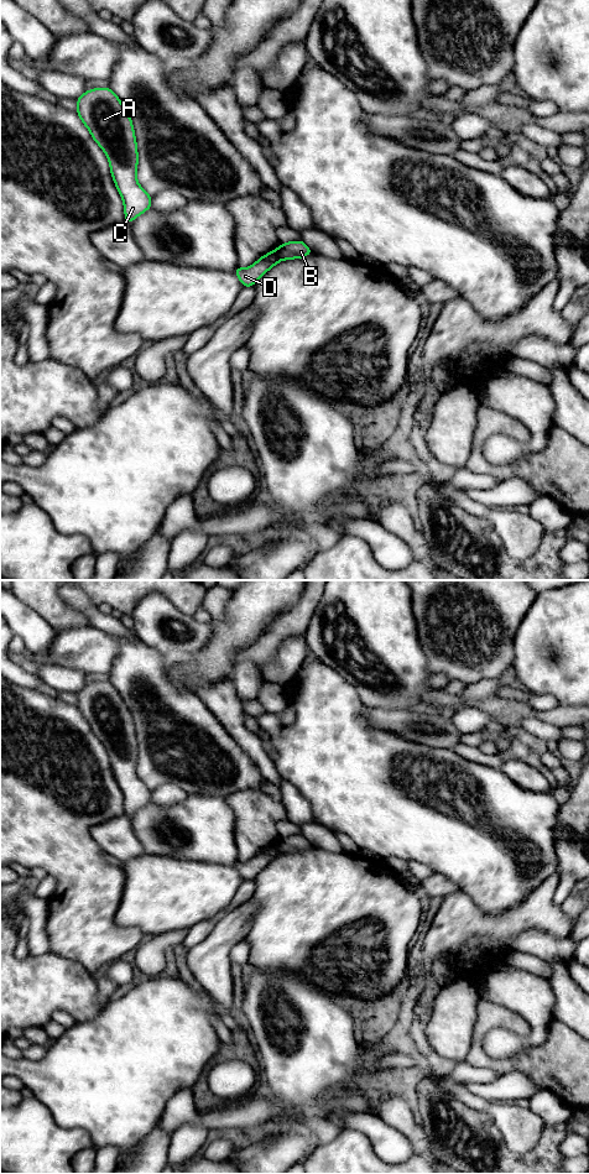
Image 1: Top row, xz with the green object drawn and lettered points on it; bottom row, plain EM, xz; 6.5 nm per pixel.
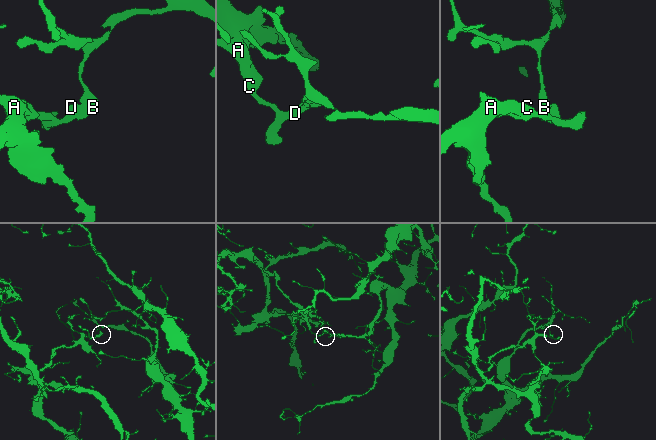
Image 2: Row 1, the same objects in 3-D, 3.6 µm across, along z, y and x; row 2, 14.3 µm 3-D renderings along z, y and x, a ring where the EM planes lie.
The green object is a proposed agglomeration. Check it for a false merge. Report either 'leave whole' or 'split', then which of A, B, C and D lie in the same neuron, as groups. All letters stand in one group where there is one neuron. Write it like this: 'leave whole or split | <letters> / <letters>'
split | A C D / B

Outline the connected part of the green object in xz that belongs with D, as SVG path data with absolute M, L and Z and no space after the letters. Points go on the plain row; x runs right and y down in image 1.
M276 844L260 851L246 862L238 861L234 867L239 871L243 881L254 880L271 861L281 855Z

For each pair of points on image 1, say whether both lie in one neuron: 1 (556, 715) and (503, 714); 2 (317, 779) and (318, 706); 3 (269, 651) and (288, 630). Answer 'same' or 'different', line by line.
1: same
2: same
3: same

